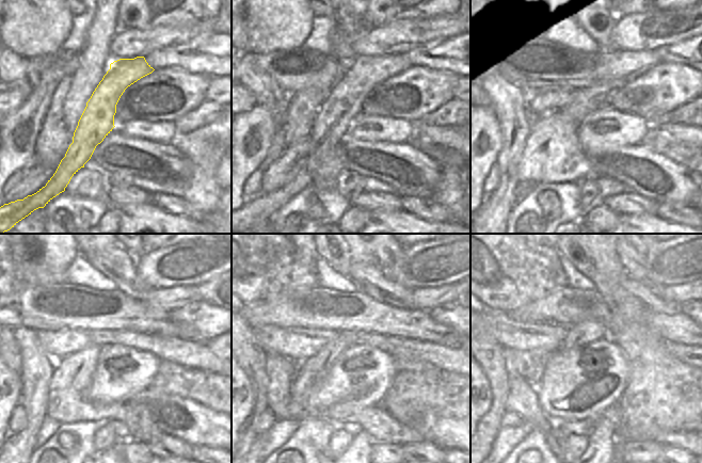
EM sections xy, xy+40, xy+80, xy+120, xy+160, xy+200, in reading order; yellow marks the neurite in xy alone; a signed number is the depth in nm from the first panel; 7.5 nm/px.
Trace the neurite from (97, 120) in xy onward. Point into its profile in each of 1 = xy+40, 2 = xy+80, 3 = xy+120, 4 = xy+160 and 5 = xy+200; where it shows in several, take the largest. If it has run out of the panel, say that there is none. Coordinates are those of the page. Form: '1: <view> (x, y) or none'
1: xy+40 (334, 118)
2: xy+80 (622, 66)
3: xy+120 (177, 297)
4: xy+160 (423, 298)
5: xy+200 (676, 294)

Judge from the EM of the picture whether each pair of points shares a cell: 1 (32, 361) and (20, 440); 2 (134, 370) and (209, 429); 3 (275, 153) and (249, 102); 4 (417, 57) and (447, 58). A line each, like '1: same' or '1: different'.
1: same
2: different
3: different
4: same

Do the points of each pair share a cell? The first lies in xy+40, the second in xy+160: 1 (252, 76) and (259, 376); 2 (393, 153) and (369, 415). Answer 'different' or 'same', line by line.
1: different
2: same

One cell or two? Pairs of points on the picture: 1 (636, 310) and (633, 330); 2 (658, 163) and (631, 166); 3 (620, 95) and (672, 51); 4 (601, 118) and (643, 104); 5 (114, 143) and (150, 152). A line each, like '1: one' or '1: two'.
1: two
2: one
3: two
4: two
5: one

